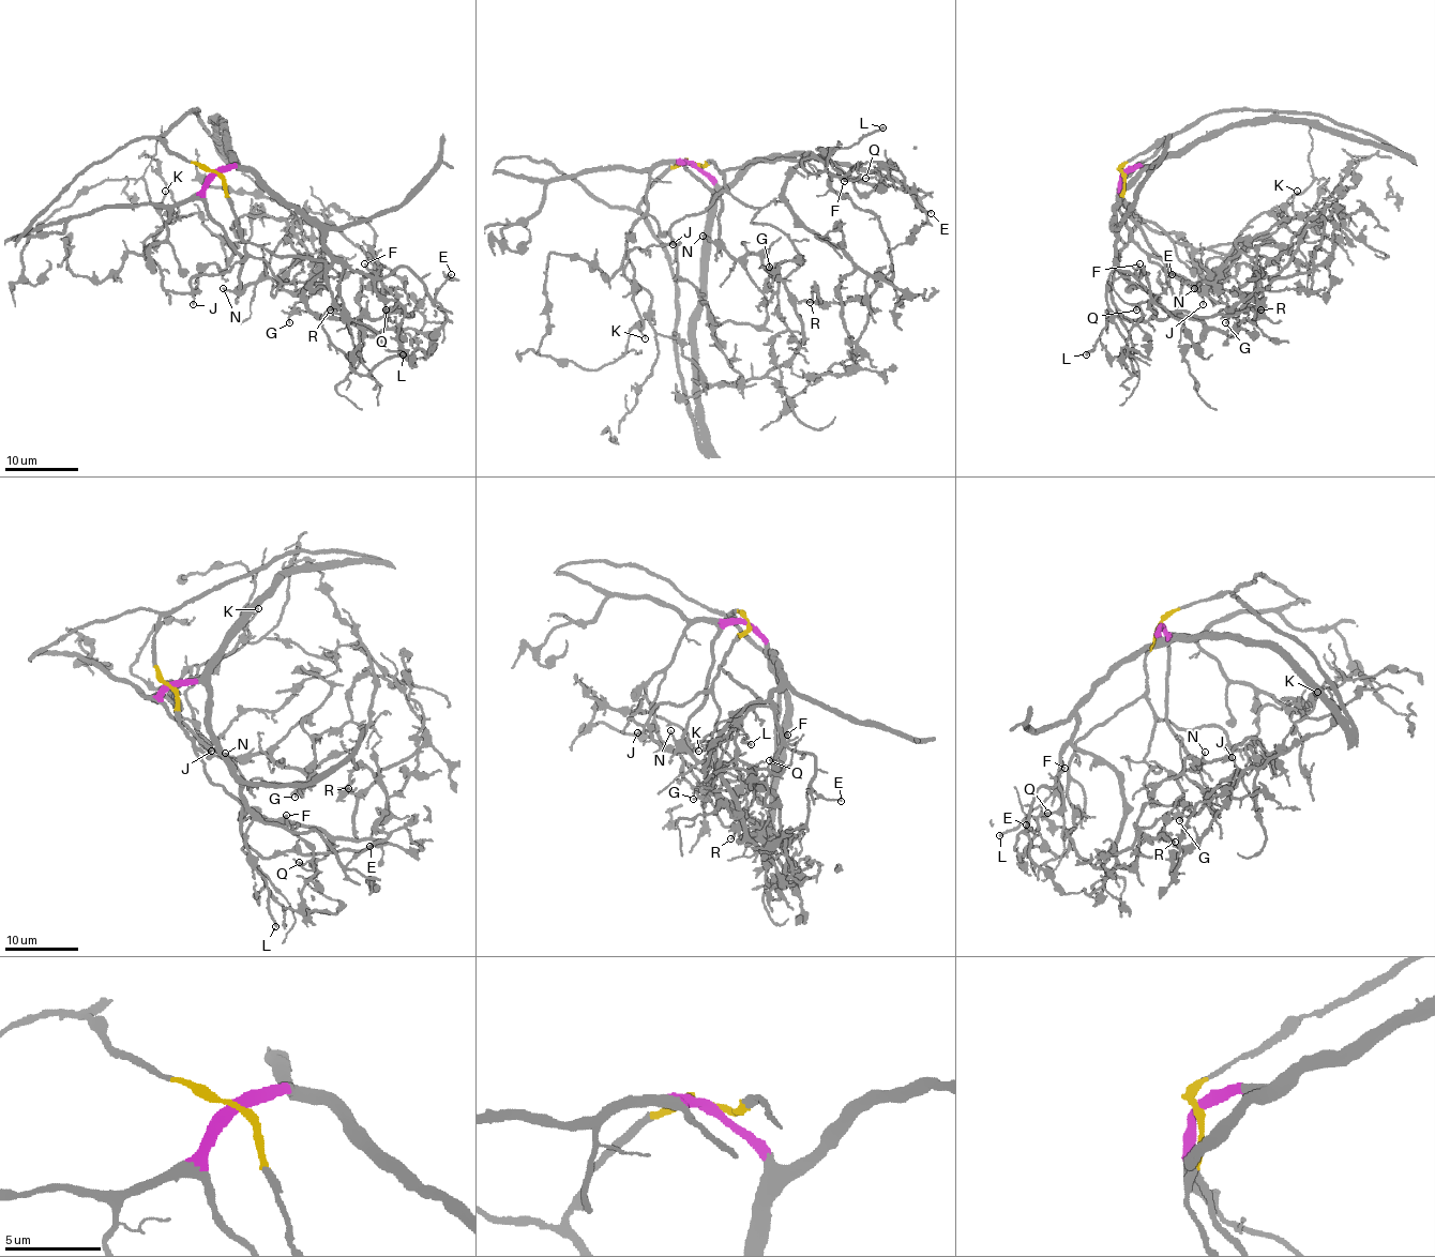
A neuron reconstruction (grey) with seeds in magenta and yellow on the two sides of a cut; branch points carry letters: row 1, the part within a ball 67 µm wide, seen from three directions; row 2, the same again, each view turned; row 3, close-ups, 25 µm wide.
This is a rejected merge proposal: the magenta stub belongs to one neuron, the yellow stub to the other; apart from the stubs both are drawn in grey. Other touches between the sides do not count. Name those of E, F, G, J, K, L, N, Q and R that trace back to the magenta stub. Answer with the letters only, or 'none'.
E, F, K, L, N, Q

